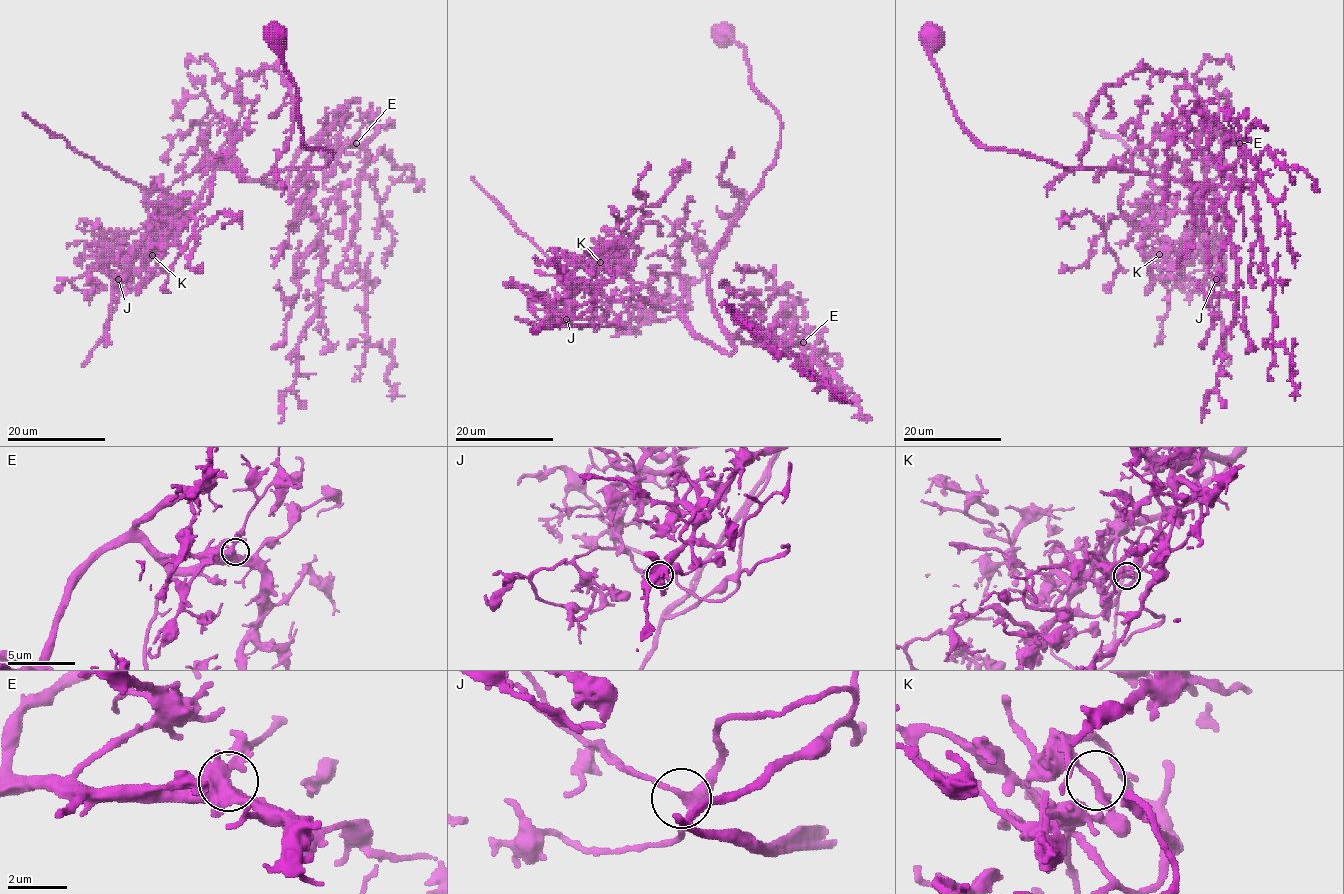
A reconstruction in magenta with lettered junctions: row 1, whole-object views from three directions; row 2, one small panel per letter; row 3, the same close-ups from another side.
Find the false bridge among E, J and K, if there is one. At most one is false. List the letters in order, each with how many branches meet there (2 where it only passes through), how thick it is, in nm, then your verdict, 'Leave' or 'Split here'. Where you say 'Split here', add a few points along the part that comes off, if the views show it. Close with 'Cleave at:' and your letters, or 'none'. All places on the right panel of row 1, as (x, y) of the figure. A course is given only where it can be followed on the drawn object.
E: Branches: 2. Thickness 650 nm. Leave
J: Branches: 3. Thickness 280 nm. Leave
K: Branches: 2. Thickness 190 nm. Split here. Course of the part to remove: (1159, 255), (1153, 245), (1162, 238), (1170, 241), (1164, 267), (1219, 293), (1222, 201), (1191, 190), (1074, 114)
Cleave at: K

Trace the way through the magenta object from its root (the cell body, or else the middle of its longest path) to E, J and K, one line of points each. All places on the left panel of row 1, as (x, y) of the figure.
E: (276, 37), (282, 33), (296, 89), (303, 143), (332, 156), (262, 181), (283, 186), (311, 142), (356, 143)
J: (276, 37), (303, 143), (328, 163), (272, 187), (221, 159), (166, 220), (165, 270), (118, 279)
K: (276, 37), (303, 143), (332, 156), (262, 179), (285, 187), (221, 159), (202, 197), (149, 240), (151, 255)

